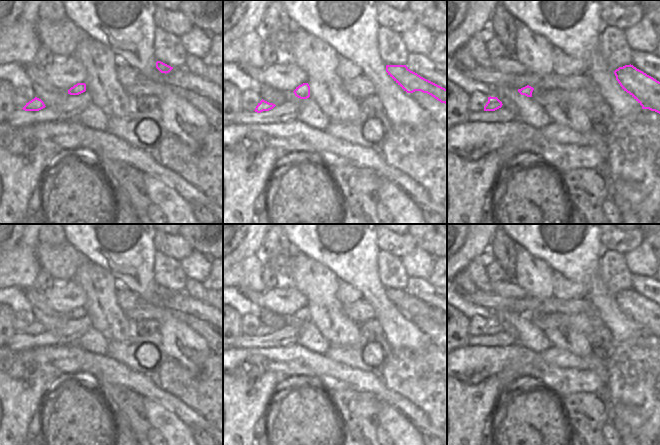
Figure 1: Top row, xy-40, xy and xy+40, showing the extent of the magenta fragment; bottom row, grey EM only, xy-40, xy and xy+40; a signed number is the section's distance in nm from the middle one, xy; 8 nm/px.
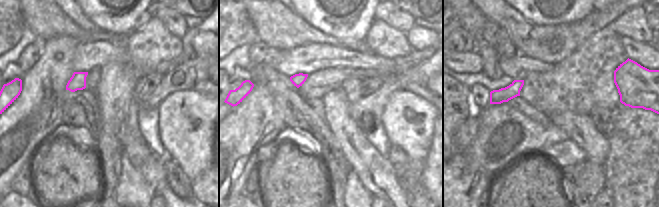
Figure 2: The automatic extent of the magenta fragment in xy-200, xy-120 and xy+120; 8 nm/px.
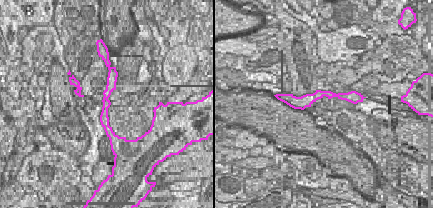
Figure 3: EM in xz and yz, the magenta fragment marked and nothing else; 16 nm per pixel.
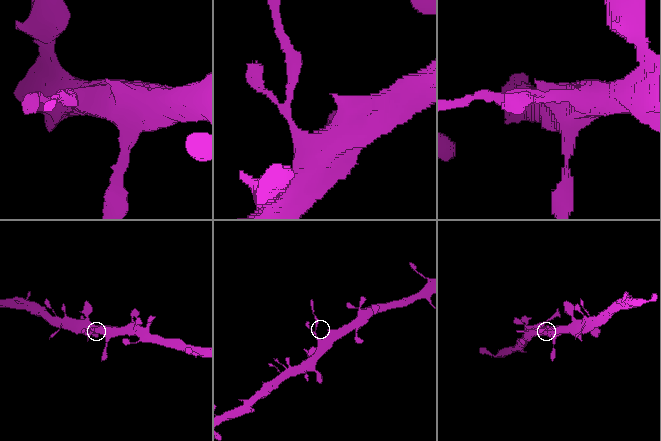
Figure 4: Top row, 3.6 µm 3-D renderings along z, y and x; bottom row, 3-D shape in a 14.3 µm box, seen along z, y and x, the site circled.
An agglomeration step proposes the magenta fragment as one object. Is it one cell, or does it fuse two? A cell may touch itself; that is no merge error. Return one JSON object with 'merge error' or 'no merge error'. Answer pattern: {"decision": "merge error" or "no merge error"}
{"decision": "no merge error"}

